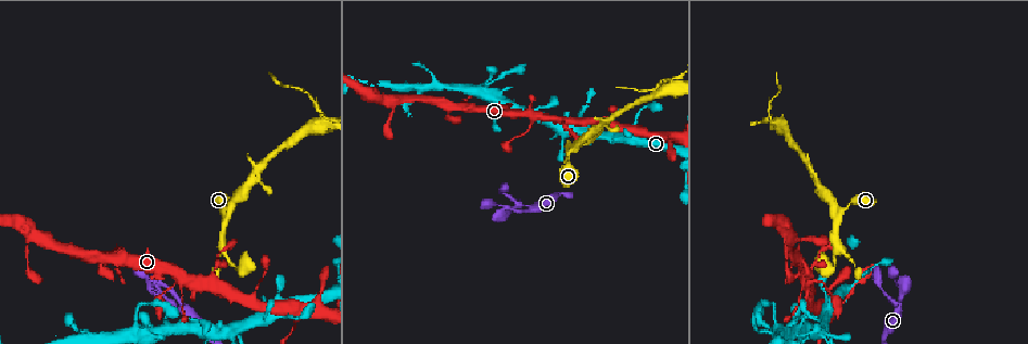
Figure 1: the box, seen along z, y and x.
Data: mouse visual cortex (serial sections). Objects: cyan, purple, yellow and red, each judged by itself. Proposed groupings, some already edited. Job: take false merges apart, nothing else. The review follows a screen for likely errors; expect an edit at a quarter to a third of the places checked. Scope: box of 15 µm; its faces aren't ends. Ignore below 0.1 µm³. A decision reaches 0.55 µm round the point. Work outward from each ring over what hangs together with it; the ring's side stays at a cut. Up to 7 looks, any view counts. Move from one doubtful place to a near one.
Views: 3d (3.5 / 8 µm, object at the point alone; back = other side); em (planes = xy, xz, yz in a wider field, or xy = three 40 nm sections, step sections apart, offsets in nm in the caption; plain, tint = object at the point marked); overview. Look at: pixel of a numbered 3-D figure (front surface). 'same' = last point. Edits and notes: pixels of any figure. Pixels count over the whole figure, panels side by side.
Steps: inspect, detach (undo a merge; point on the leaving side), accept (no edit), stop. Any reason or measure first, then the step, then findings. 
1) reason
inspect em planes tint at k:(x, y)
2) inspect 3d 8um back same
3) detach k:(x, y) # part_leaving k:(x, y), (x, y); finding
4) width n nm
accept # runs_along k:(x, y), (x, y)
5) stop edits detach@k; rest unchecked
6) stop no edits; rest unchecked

sharp bend
inspect 3d 8um at 1:(776, 122)

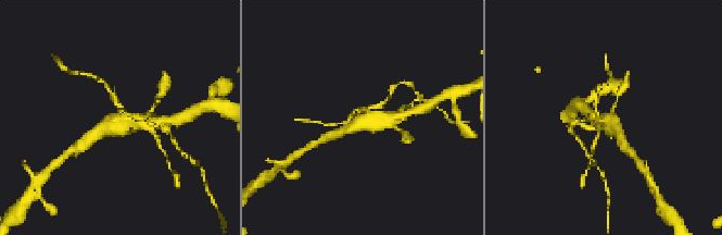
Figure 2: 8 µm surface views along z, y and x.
inspect em xy step 5 tint at 2:(369, 119)

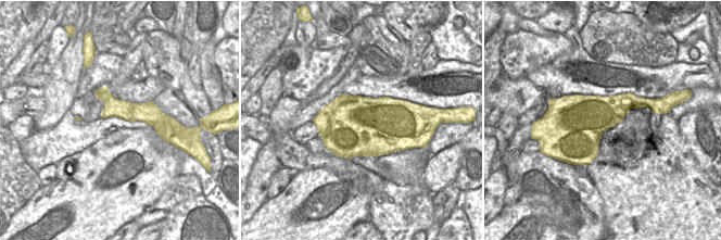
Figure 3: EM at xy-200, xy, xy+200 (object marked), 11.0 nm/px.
width 700 nm
accept # runs_along 2:(618, 128), (598, 118), (597, 96); continuous, no second cell

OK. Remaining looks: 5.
small branch off a trunk
inspect 3d 3.5um at 1:(540, 118)

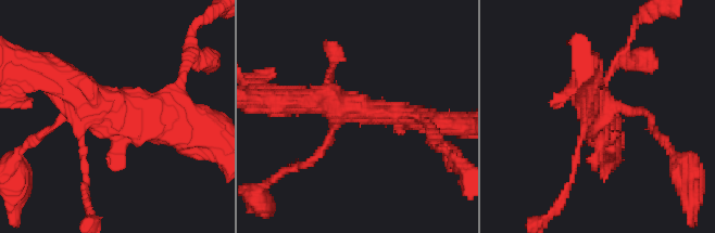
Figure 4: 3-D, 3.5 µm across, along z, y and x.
now the EM
inspect em planes tint at 4:(365, 110)

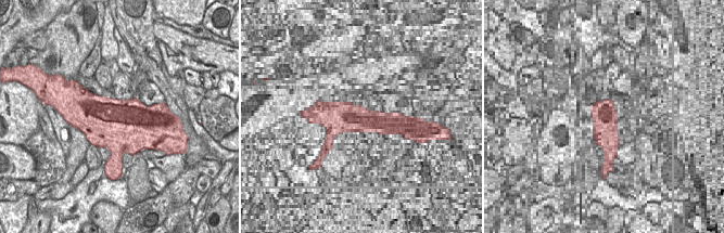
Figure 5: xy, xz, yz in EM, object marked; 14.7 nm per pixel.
accept # runs_along 4:(61, 81), (128, 125), (191, 128); all the same cell

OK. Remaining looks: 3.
sudden change in width
inspect 3d 3.5um at 1:(529, 212)

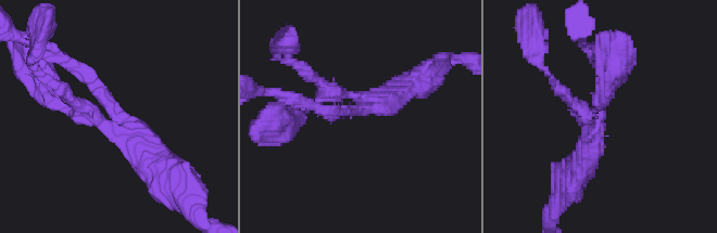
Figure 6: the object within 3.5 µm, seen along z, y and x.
arms 3; arm_widths 200, 200, 350 nm
inspect em xy step 1 tint at 6:(365, 108)

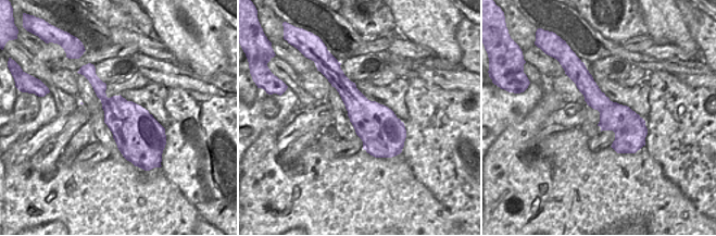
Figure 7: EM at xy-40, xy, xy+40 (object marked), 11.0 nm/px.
accept # runs_along 7:(583, 72), (630, 132), (632, 150); one cell here

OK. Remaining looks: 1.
stop no edits; rest unchecked

